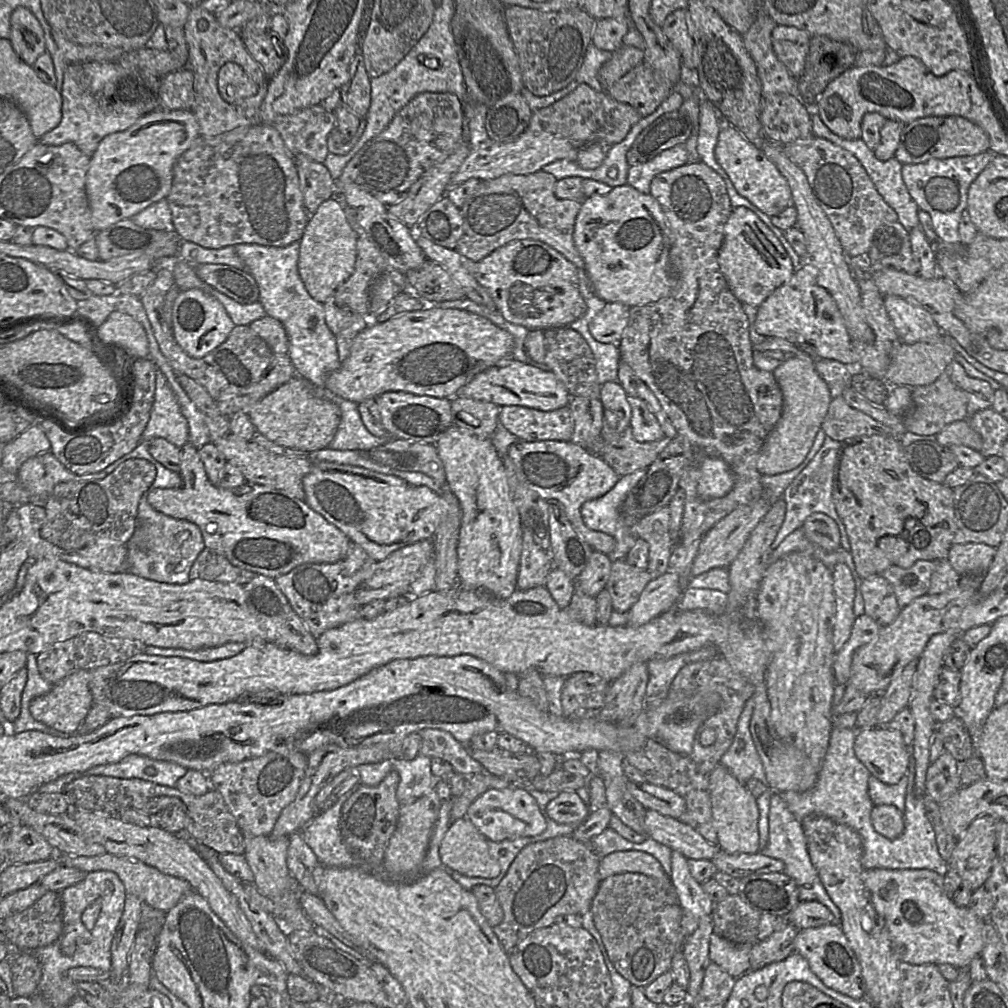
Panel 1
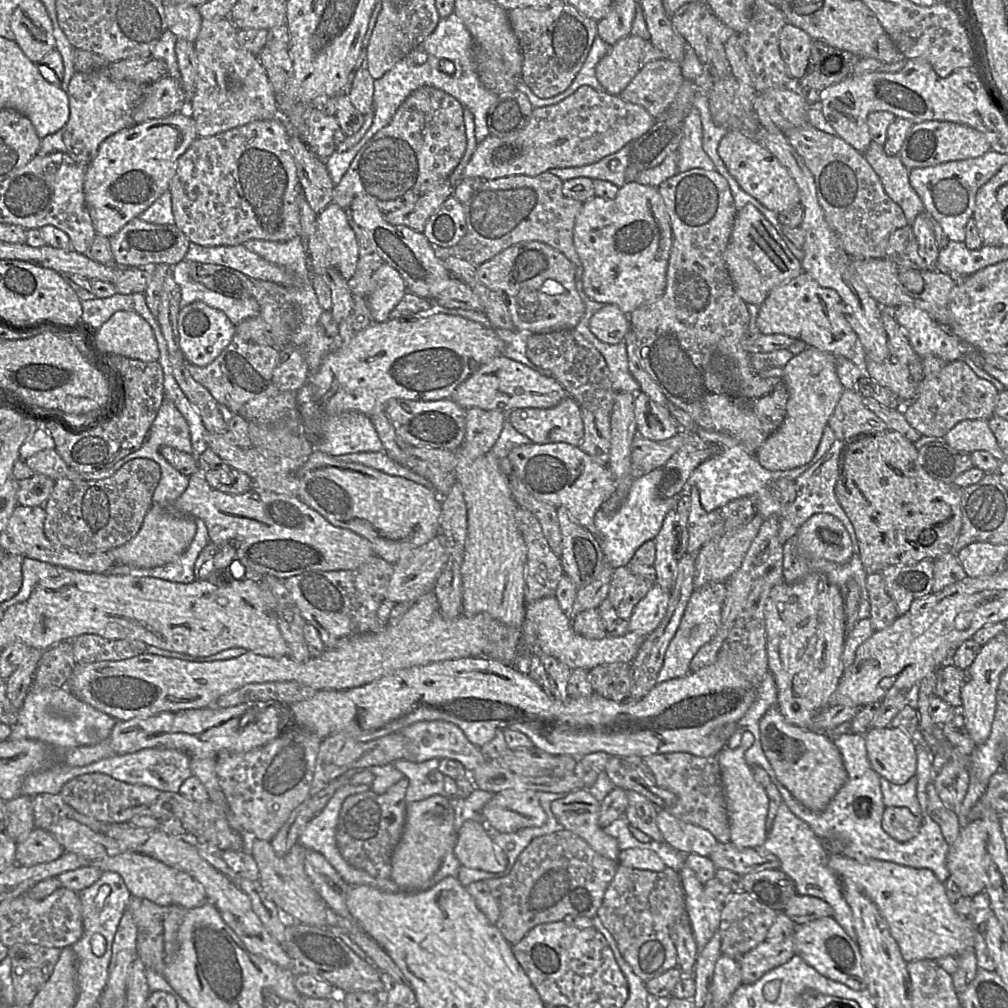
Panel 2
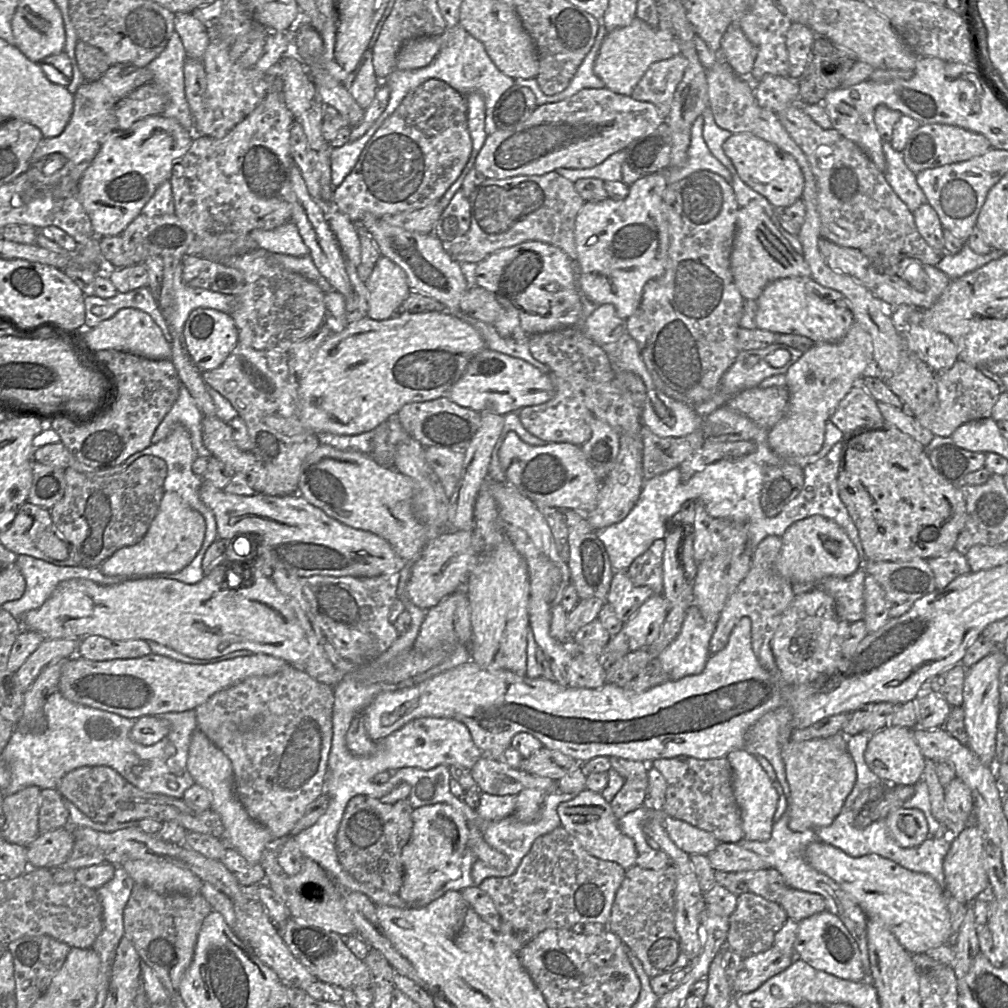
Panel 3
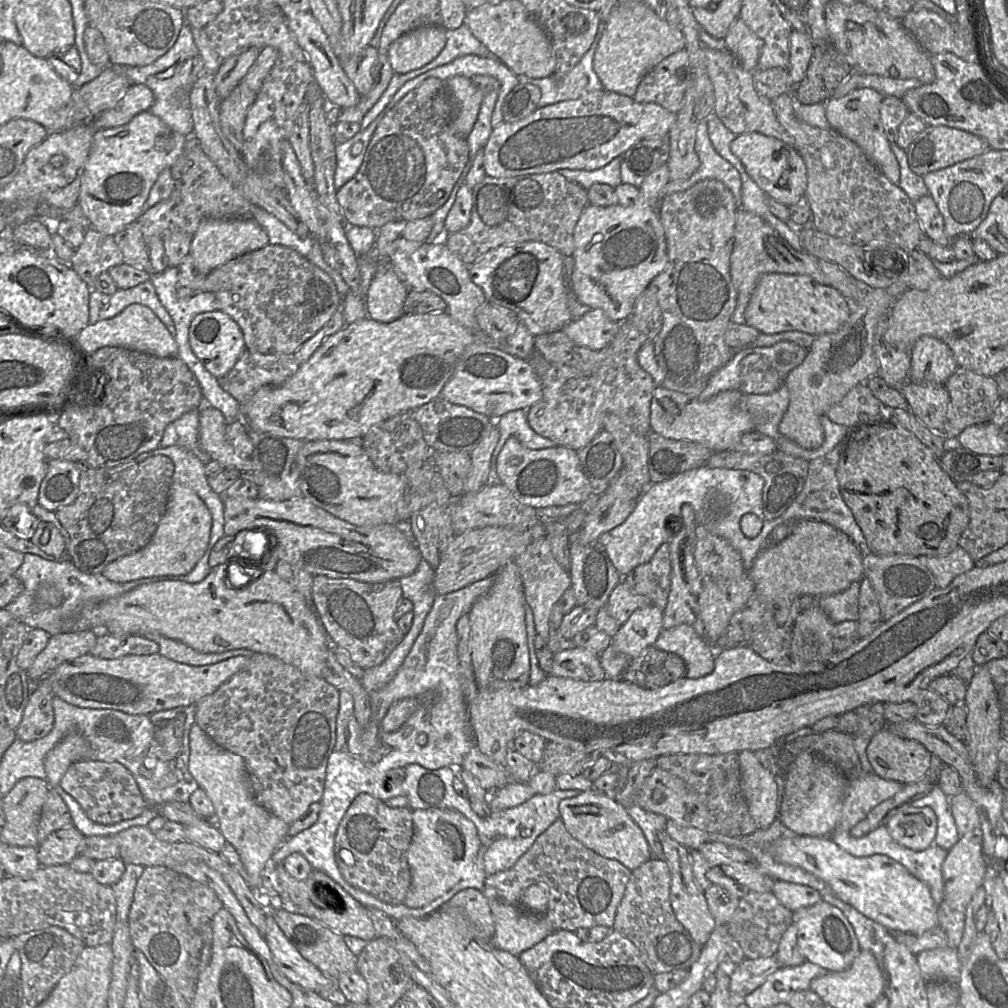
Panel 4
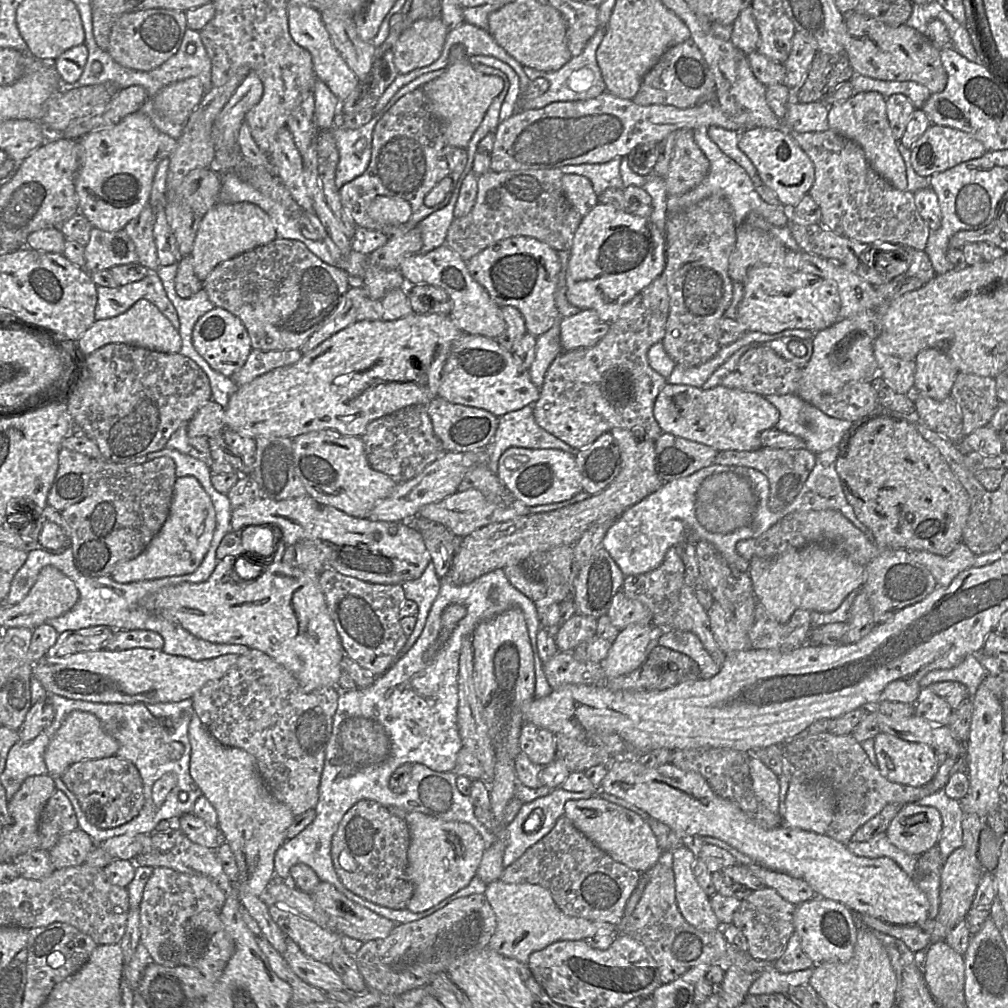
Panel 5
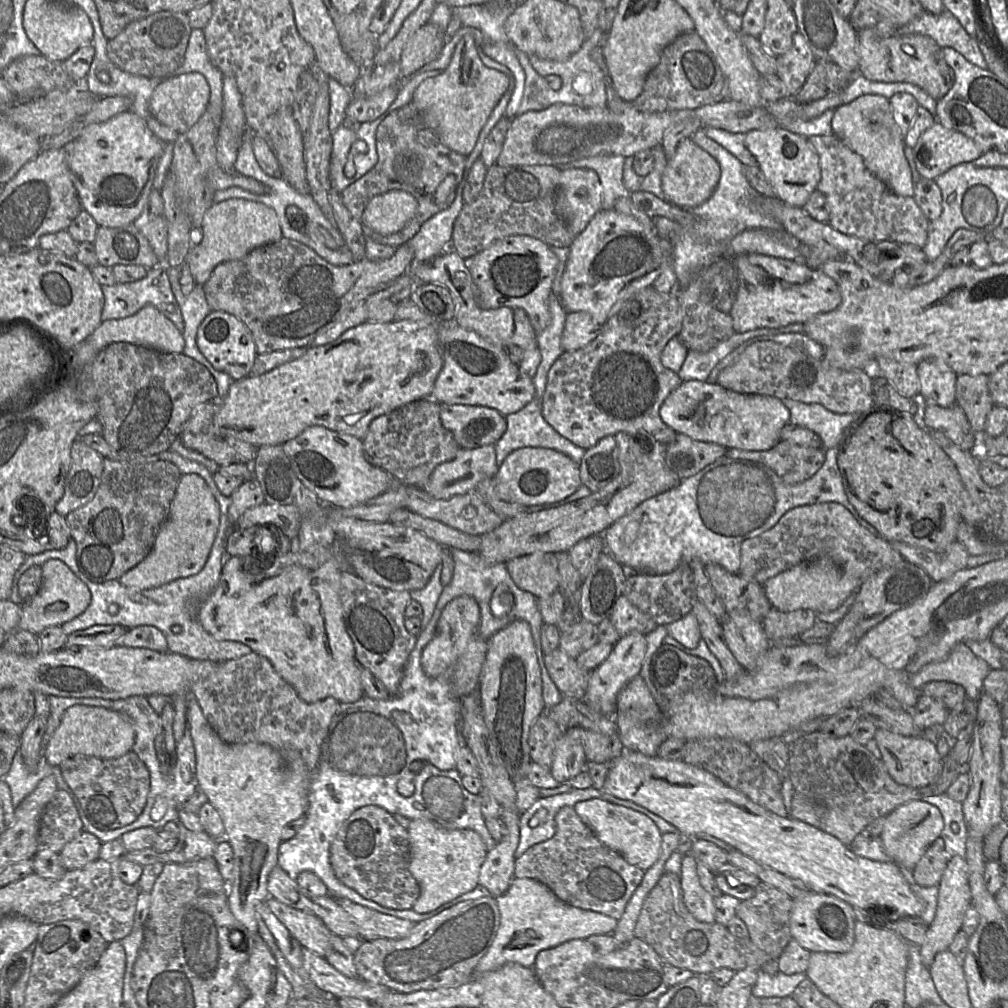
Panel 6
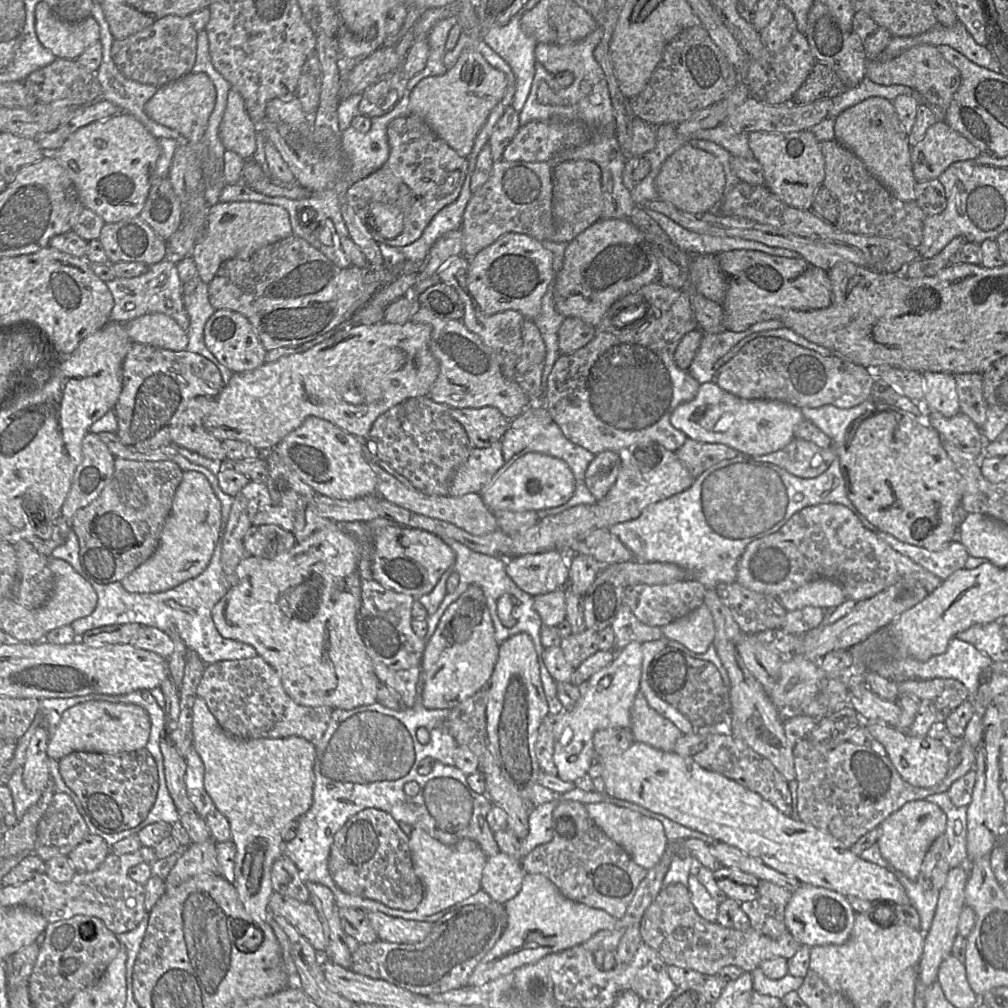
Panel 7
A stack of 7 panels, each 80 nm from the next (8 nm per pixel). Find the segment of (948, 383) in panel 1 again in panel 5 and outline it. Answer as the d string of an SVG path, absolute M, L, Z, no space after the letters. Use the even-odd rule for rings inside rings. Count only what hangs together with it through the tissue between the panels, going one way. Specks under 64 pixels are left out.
M957 373L950 396L960 409L965 436L988 425L999 404L995 378L972 373Z

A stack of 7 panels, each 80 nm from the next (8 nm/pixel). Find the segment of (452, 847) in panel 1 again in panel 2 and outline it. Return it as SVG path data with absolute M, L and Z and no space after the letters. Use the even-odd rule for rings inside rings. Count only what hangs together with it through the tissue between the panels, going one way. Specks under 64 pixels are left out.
M467 820L458 829L454 853L461 866L491 873L503 872L507 856L489 837L482 821Z

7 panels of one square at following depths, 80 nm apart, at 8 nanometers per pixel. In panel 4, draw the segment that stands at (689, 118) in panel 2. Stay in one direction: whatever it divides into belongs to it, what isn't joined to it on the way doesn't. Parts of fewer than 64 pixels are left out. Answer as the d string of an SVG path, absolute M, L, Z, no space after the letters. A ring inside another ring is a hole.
M707 120L698 124L695 151L700 160L697 171L688 179L670 180L663 190L663 196L687 190L702 180L714 179L722 182L731 191L739 208L742 188L740 173L714 149L708 136Z

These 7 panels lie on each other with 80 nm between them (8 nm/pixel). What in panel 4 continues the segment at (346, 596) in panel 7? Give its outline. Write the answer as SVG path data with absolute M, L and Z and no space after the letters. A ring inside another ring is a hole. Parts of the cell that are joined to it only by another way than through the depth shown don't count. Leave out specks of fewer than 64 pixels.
M228 561L222 564L217 565L214 568L211 568L209 574L198 583L187 583L180 580L161 580L155 581L148 584L140 585L116 598L110 598L102 602L88 604L80 607L75 613L73 613L66 620L66 631L71 632L80 632L84 630L95 630L98 632L105 632L115 636L123 635L141 635L144 636L146 633L159 634L164 637L178 640L194 650L200 653L222 653L228 650L233 649L249 649L255 653L262 653L275 656L280 660L288 663L302 673L321 677L322 670L325 664L325 661L328 657L329 652L331 651L332 644L331 641L323 628L319 618L311 604L301 593L299 593L290 583L282 579L274 569L266 569L262 574L255 580L249 582L247 585L235 588L228 584L227 582L227 568Z

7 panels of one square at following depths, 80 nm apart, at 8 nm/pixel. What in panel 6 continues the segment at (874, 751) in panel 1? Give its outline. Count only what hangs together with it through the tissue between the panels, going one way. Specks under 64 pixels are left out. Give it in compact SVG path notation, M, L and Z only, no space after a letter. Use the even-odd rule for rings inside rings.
M877 728L874 739L881 751L881 759L892 777L900 785L924 787L933 783L941 774L944 759L937 751L935 741L922 735L906 737Z

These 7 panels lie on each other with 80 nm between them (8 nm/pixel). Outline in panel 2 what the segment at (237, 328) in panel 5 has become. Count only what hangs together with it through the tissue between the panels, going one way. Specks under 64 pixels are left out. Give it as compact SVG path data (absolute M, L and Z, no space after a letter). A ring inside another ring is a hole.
M201 301L180 308L178 314L179 346L187 363L206 366L214 361L230 344L236 334L235 325L225 313Z

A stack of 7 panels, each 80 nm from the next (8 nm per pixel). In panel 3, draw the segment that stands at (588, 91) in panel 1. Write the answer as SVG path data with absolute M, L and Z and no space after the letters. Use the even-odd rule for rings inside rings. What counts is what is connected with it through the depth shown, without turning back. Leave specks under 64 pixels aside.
M606 87L585 88L559 102L539 105L523 122L489 134L474 168L488 179L543 175L558 168L592 168L664 122L665 118L650 102L634 100Z

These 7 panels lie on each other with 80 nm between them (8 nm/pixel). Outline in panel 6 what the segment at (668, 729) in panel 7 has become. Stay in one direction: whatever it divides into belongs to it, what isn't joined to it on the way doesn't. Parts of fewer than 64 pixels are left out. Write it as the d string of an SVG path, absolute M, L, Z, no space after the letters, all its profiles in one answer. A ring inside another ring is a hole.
M640 674L631 679L619 692L614 719L625 751L637 751L647 756L656 756L659 746L668 738L662 731L664 714L655 703Z

